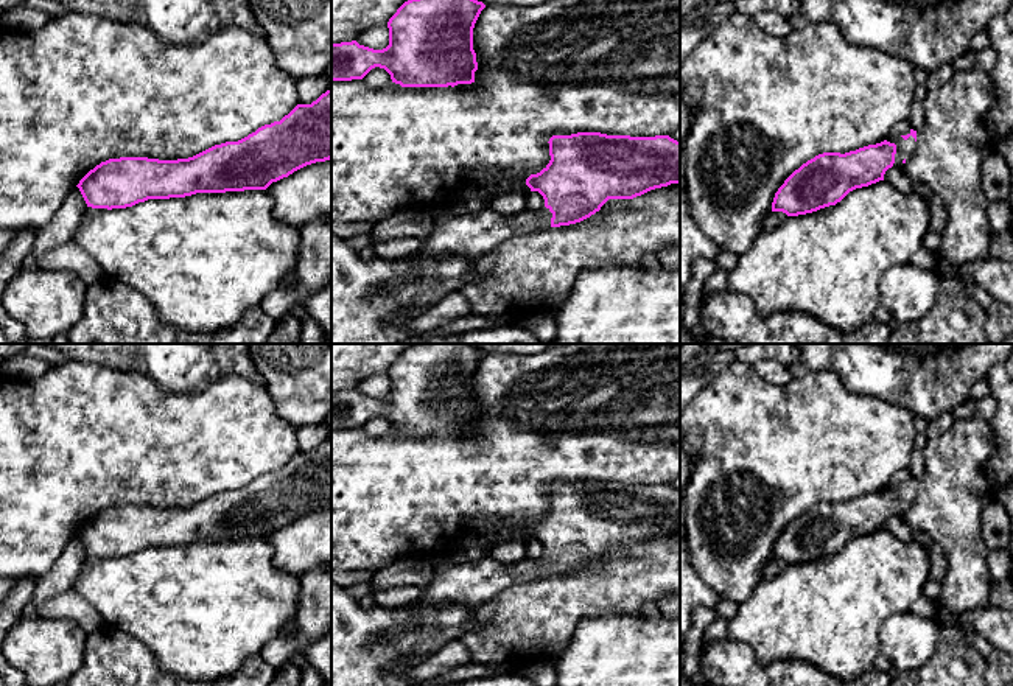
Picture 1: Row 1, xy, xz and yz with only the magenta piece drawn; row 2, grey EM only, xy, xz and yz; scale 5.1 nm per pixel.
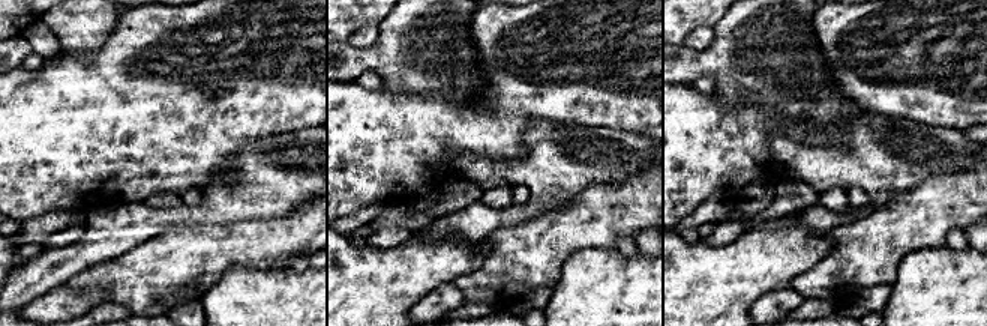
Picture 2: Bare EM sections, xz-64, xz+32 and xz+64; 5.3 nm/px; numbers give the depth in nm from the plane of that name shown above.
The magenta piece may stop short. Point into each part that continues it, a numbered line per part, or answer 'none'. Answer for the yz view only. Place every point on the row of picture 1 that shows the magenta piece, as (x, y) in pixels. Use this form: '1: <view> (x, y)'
1: yz (904, 148)

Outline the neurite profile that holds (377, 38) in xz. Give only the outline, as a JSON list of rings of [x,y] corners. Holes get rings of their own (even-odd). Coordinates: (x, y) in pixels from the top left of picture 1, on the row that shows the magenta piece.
[[[375,26],[369,31],[364,31],[356,42],[359,45],[373,48],[373,50],[383,50],[389,45],[389,28],[384,26]]]

